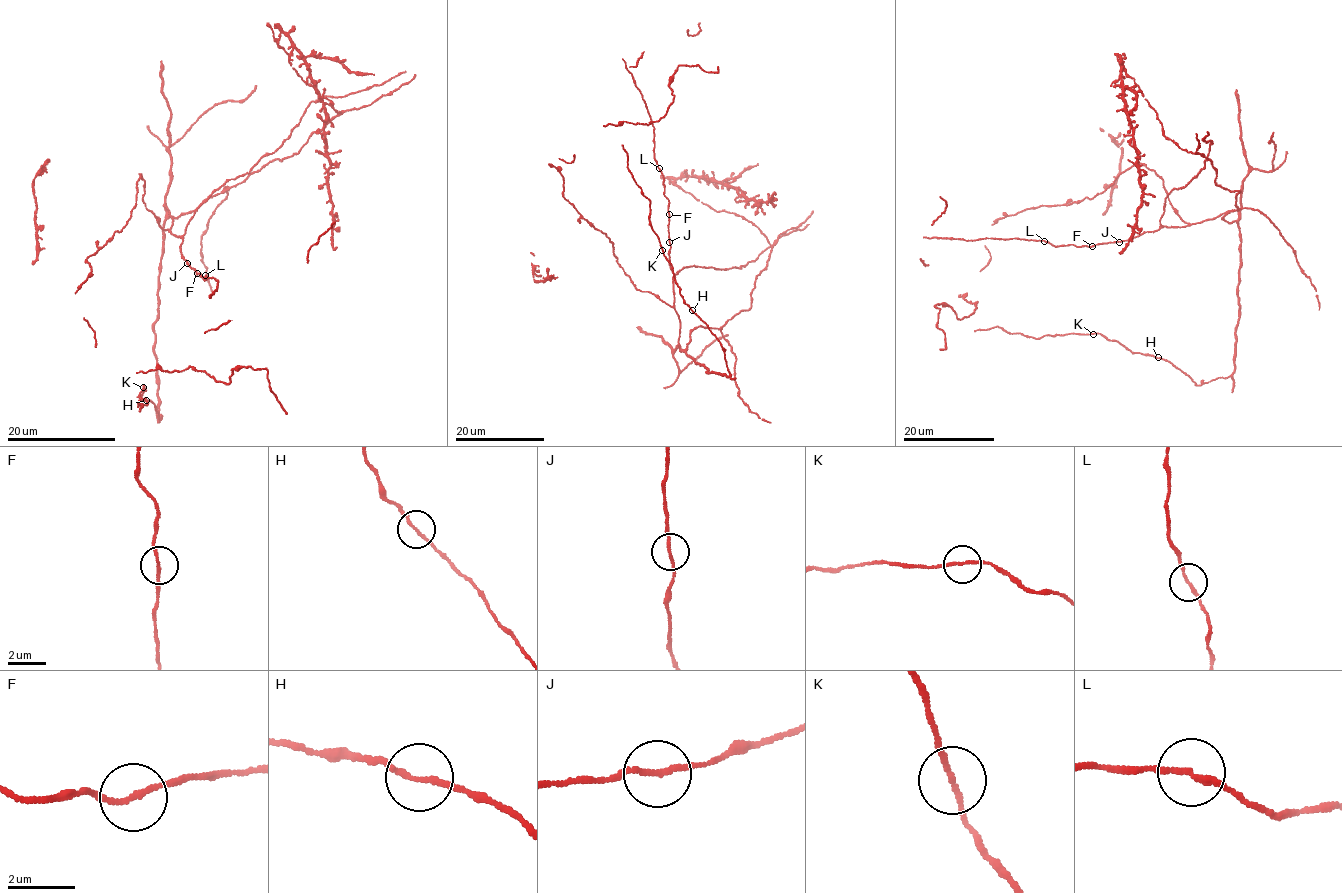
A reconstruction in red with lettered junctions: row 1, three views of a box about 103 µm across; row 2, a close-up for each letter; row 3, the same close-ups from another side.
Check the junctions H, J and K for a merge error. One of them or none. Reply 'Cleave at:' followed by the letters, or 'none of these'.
Cleave at: none of these

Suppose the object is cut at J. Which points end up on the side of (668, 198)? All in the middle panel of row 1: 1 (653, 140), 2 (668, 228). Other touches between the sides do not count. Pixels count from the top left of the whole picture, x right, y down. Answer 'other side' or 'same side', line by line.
1: same side
2: same side

